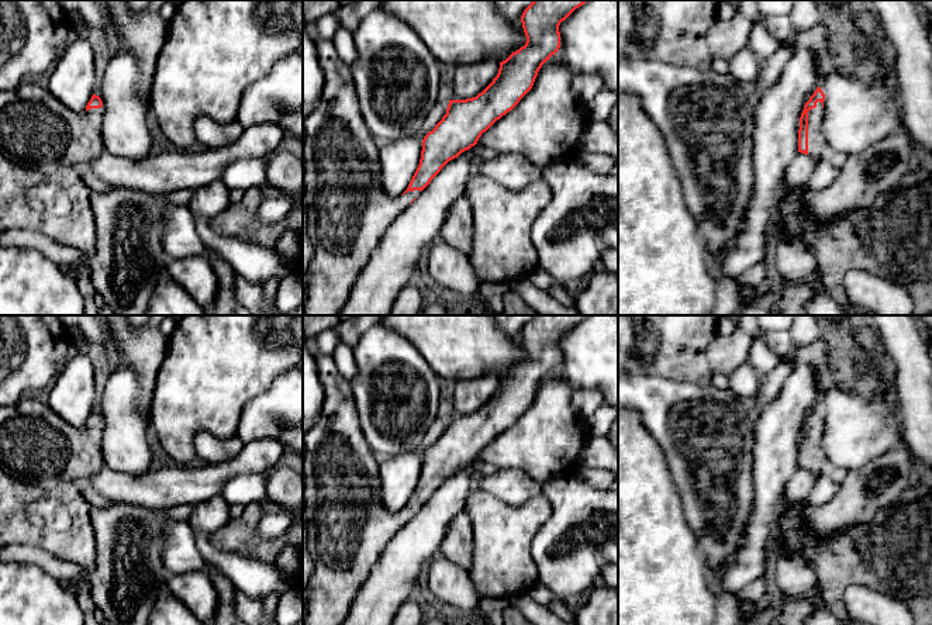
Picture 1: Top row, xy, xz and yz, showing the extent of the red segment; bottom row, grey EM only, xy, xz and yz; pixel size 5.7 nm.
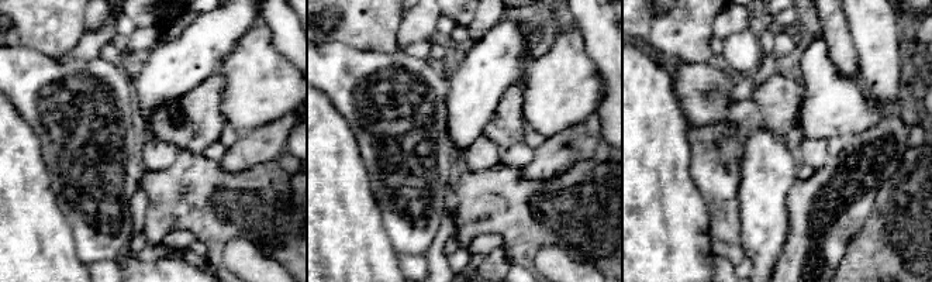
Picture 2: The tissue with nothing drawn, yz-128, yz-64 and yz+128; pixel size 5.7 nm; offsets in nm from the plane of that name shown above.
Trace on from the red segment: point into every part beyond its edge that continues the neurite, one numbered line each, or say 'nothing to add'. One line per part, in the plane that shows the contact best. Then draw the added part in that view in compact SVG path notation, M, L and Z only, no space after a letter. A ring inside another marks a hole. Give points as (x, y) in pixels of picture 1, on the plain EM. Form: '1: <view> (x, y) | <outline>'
1: yz (817, 461) | M822 418L808 427L808 470L817 477L826 473L828 459L822 450L824 424Z

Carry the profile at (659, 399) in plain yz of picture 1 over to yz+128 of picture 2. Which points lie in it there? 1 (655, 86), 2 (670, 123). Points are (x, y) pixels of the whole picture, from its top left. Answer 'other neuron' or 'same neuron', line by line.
1: other neuron
2: other neuron

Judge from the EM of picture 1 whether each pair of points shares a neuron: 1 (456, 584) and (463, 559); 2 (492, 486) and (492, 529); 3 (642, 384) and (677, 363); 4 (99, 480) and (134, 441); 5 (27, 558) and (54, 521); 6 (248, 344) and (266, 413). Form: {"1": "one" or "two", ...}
{"1": "two", "2": "two", "3": "two", "4": "two", "5": "two", "6": "two"}

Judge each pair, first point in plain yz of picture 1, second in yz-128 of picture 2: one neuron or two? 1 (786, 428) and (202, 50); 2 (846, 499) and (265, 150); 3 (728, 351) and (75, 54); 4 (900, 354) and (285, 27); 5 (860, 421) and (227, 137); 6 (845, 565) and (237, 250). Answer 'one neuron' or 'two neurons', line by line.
1: one neuron
2: one neuron
3: one neuron
4: one neuron
5: two neurons
6: two neurons

